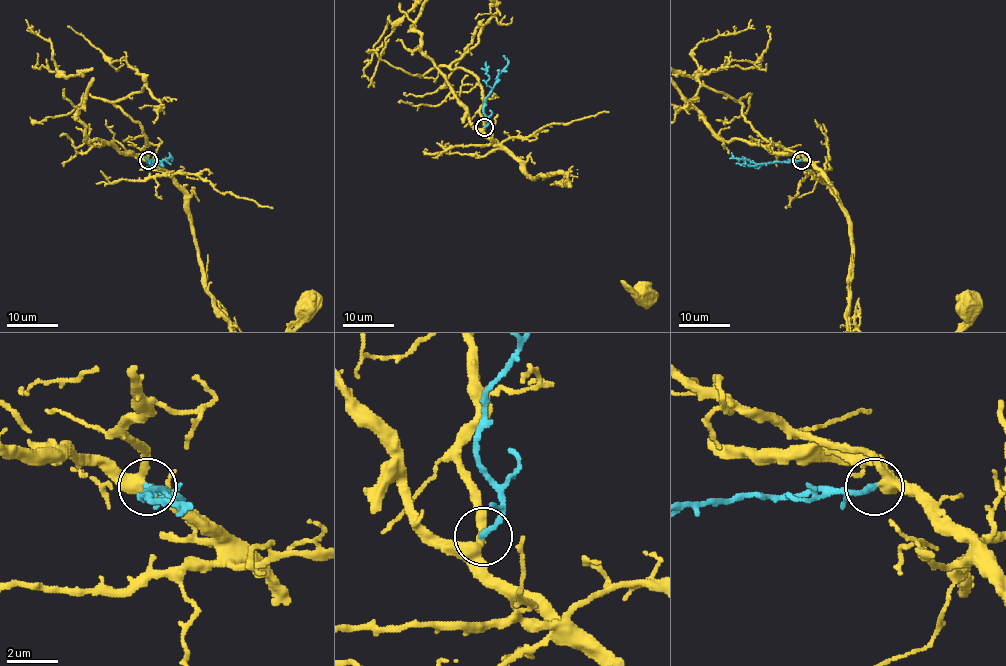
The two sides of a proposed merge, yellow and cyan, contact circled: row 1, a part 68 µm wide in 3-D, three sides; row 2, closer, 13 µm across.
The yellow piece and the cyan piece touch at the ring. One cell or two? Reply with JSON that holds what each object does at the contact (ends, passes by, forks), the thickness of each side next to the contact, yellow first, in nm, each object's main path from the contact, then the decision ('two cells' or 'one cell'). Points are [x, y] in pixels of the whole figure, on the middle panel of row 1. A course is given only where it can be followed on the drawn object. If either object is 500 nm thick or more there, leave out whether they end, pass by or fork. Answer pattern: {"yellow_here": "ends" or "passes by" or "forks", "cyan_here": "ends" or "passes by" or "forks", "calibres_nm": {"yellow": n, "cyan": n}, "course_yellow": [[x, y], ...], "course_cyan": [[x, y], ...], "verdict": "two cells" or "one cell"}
{"yellow_here": "forks", "cyan_here": "ends", "calibres_nm": {"yellow": 320, "cyan": 240}, "course_yellow": [[485, 128], [533, 178], [562, 173], [567, 178], [621, 282], [643, 291]], "course_cyan": [[485, 127], [487, 124], [483, 112], [485, 98], [508, 63], [502, 56]], "verdict": "one cell"}

